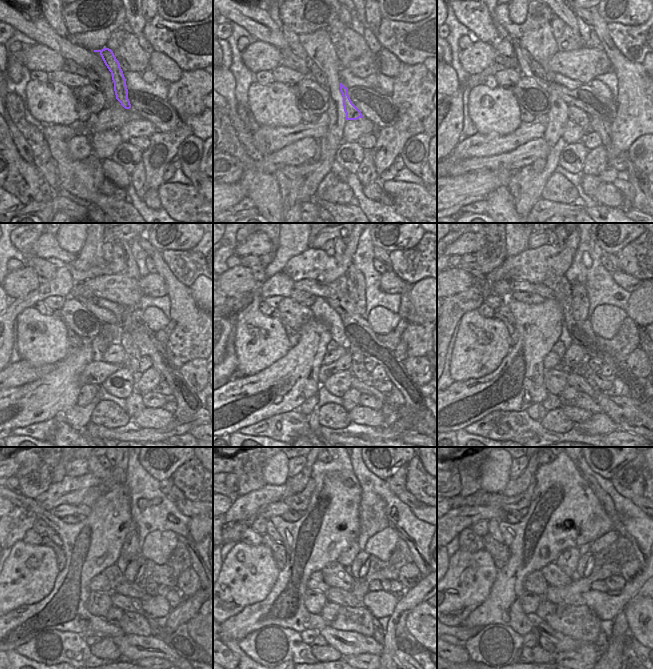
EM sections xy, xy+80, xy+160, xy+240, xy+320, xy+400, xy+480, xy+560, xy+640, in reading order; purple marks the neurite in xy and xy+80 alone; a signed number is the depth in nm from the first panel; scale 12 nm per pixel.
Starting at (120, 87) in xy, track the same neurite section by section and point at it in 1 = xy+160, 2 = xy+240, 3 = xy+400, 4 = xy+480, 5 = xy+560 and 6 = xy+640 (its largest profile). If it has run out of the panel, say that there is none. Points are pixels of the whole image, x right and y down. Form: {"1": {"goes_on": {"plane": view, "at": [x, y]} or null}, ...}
{"1": {"goes_on": {"plane": "xy+160", "at": [576, 115]}}, "2": {"goes_on": {"plane": "xy+240", "at": [133, 356]}}, "3": {"goes_on": {"plane": "xy+400", "at": [582, 368]}}, "4": {"goes_on": {"plane": "xy+480", "at": [133, 590]}}, "5": {"goes_on": {"plane": "xy+560", "at": [378, 635]}}, "6": {"goes_on": {"plane": "xy+640", "at": [601, 642]}}}

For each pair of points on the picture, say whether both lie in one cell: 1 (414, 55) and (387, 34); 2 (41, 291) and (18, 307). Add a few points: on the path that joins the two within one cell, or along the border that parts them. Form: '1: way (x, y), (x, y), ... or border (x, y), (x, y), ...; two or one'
1: way (408, 48), (394, 36); one
2: way (35, 295), (24, 302); one

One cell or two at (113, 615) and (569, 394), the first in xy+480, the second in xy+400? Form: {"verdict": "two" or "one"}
{"verdict": "one"}

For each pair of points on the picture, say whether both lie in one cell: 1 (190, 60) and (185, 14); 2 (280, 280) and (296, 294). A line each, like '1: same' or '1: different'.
1: different
2: different

